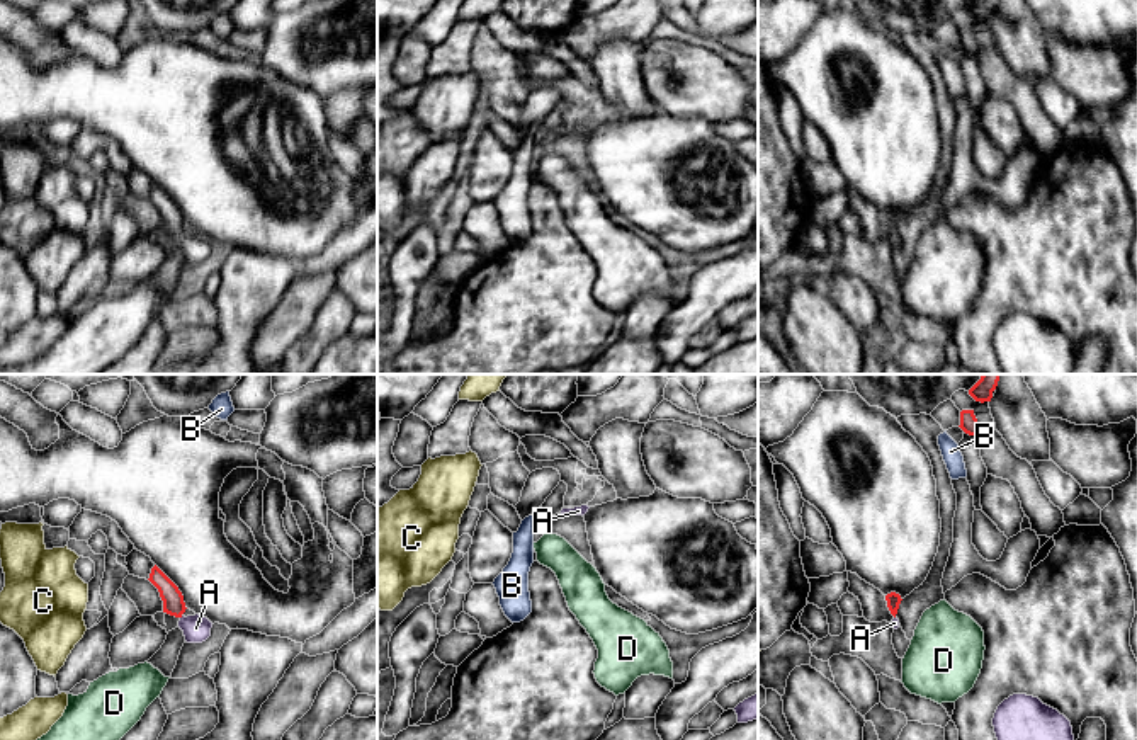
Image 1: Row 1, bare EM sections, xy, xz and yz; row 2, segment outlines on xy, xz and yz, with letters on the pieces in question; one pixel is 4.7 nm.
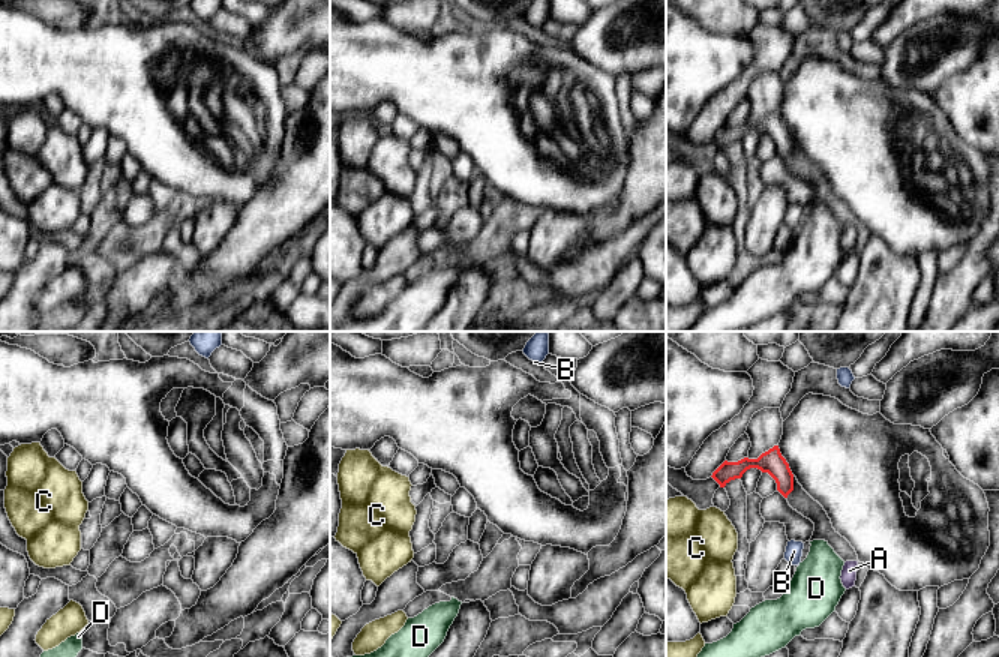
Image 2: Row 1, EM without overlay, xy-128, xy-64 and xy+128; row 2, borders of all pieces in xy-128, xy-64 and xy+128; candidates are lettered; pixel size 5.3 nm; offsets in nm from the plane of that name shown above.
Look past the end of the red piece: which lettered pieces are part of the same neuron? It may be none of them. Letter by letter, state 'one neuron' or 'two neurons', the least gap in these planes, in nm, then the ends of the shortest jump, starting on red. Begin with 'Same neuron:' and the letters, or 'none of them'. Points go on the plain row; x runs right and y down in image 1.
Same neuron: A
A: one neuron; gap 0 nm
B: two neurons; gap 70 nm; span yz (959, 45), (949, 55)
C: two neurons; gap 280 nm; span xy (148, 198), (87, 203)
D: two neurons; gap 110 nm; span yz (896, 232), (918, 242)

